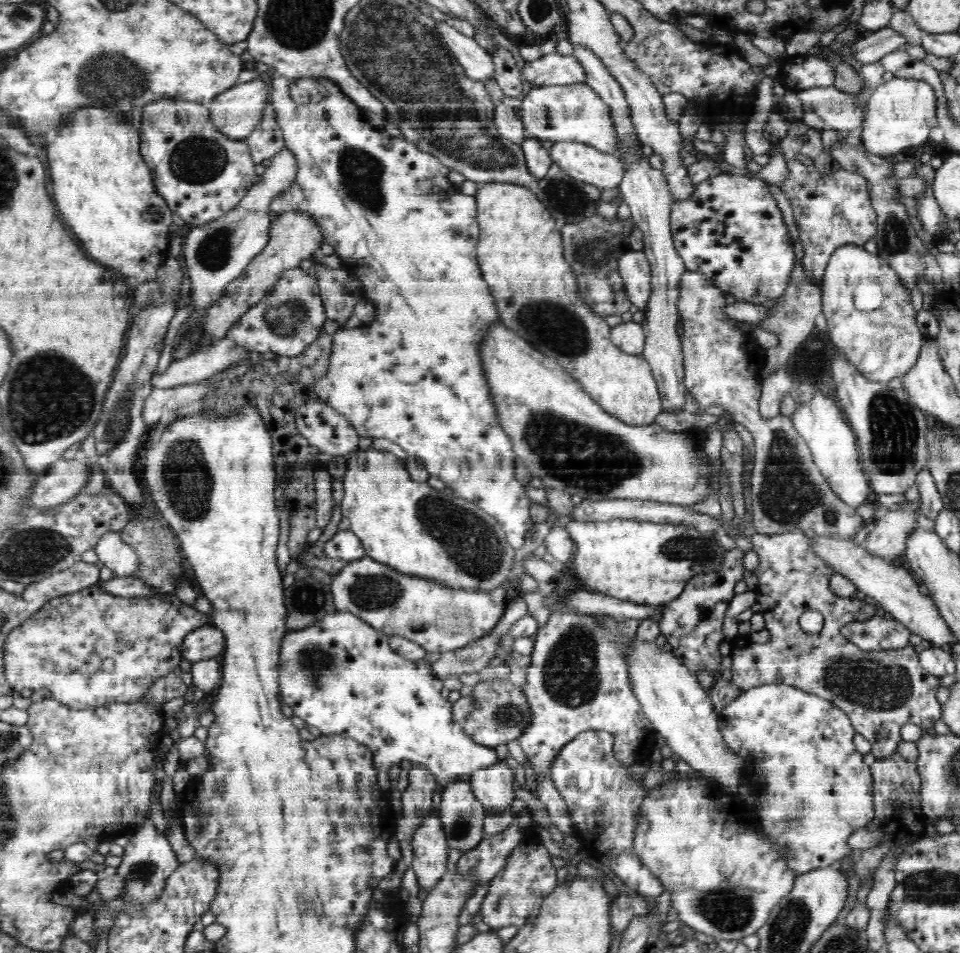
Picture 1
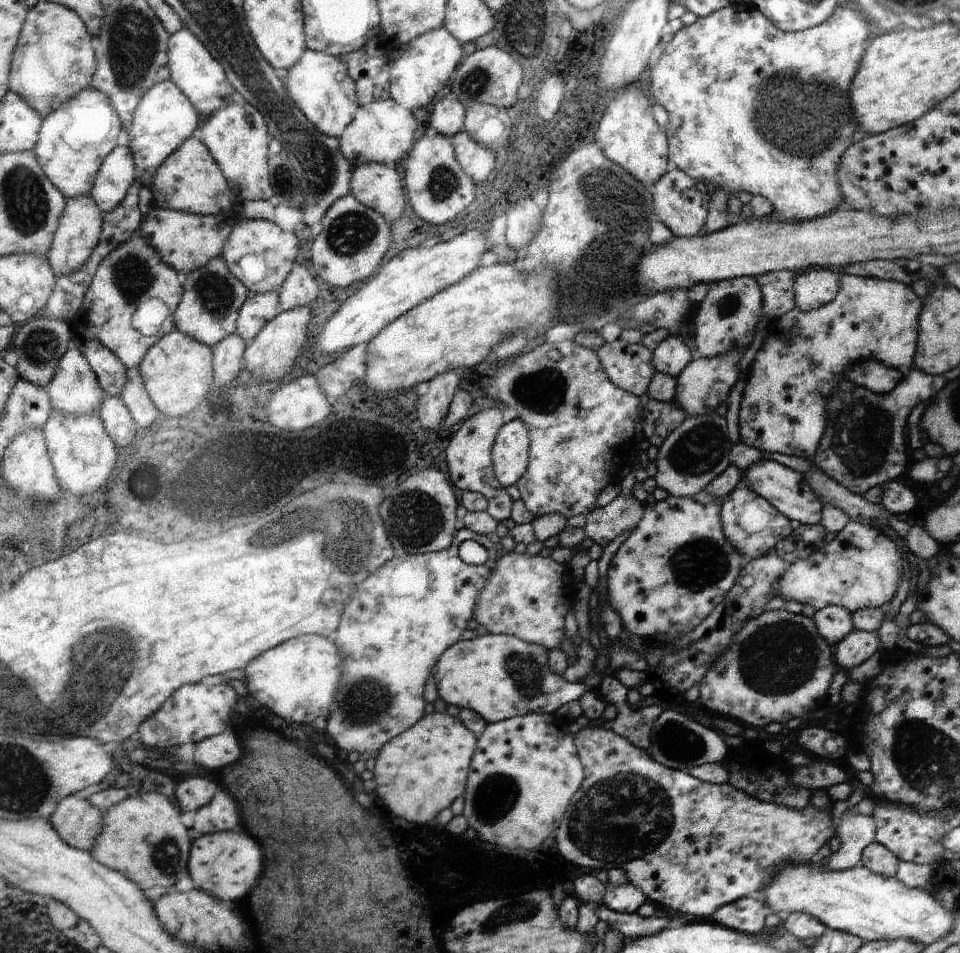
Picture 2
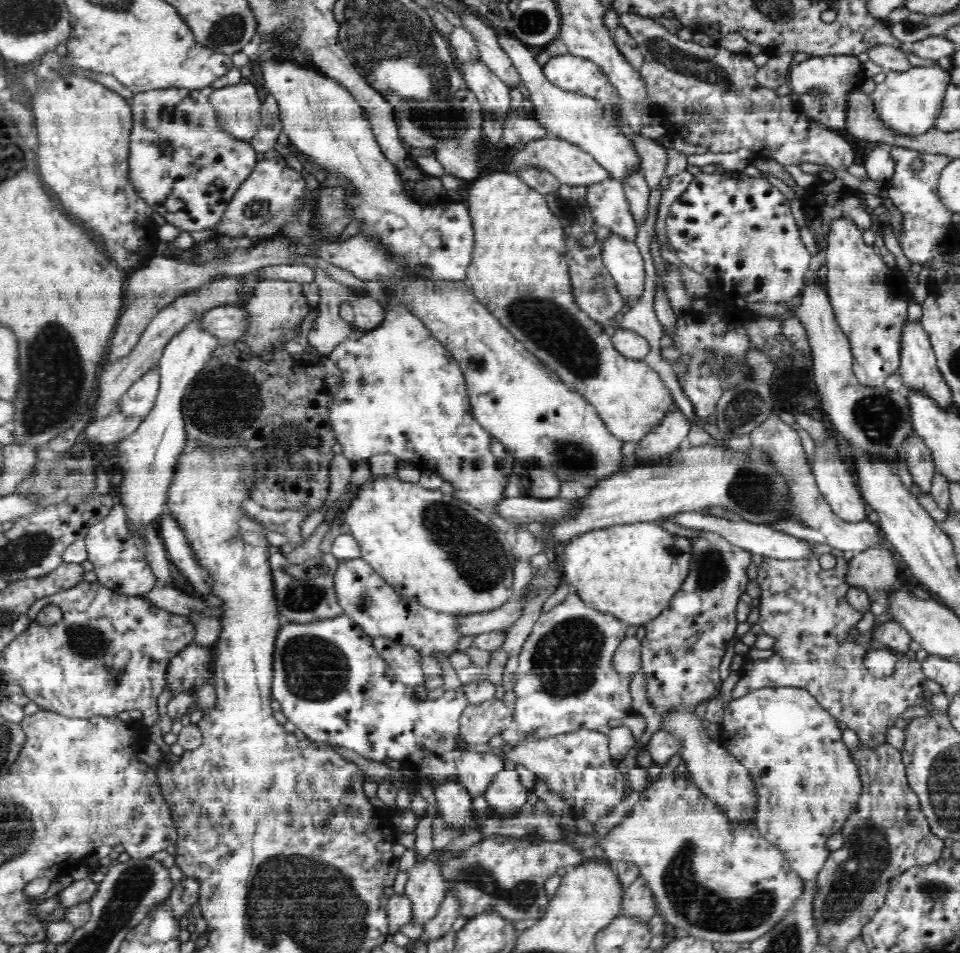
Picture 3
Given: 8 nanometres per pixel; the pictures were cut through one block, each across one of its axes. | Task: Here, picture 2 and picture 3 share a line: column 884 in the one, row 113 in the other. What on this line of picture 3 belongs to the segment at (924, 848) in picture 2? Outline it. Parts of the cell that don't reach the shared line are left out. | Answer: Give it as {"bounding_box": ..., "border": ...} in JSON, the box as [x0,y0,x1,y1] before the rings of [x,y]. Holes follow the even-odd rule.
{"bounding_box":[790,56,868,132],"border":[[[814,56],[810,60],[804,60],[800,64],[794,64],[790,70],[790,88],[798,94],[798,100],[802,104],[802,112],[824,124],[826,128],[832,128],[834,132],[846,130],[846,110],[848,110],[848,94],[852,90],[860,90],[862,84],[868,80],[868,72],[864,68],[864,58],[860,56]],[[816,88],[822,92],[822,96],[814,96],[808,90]]]}

